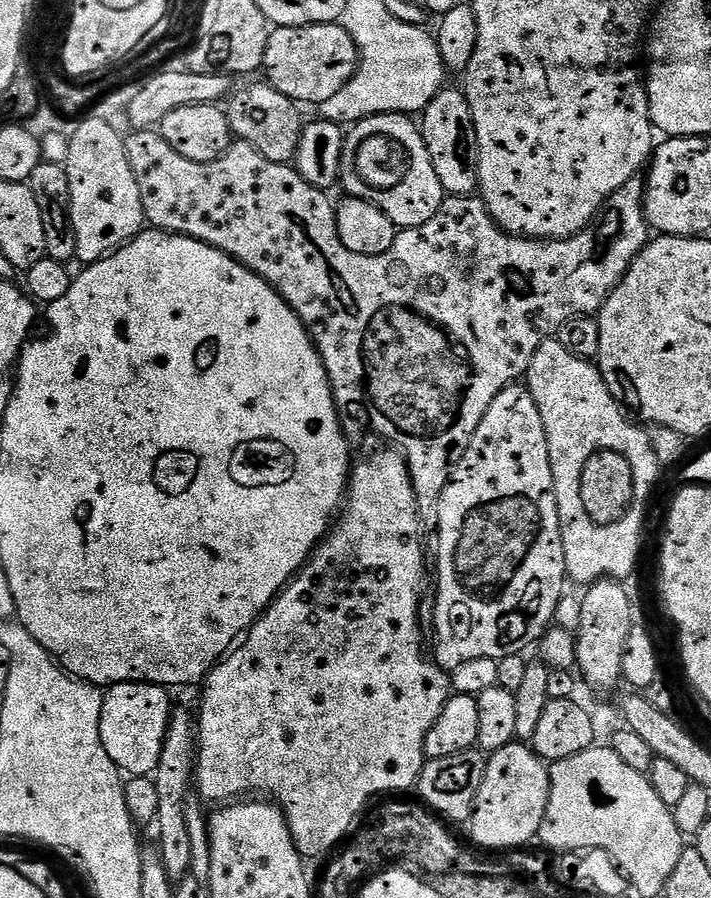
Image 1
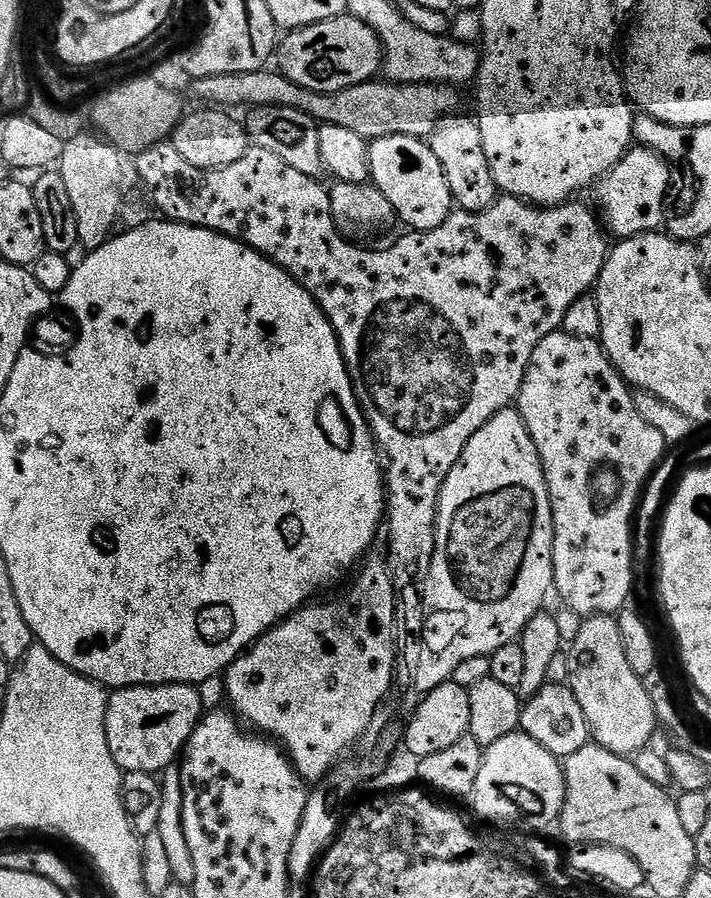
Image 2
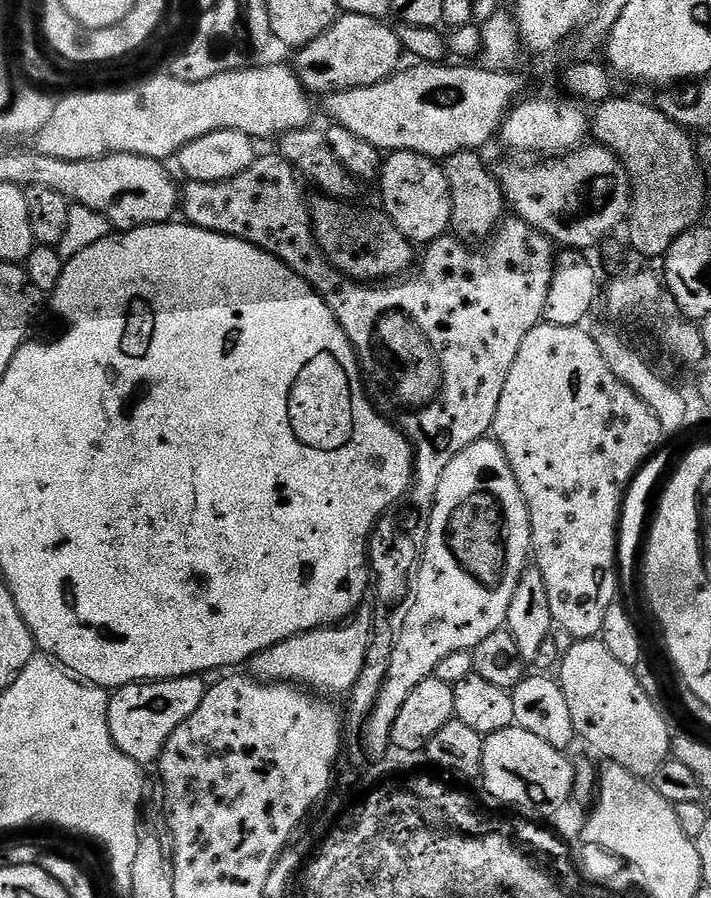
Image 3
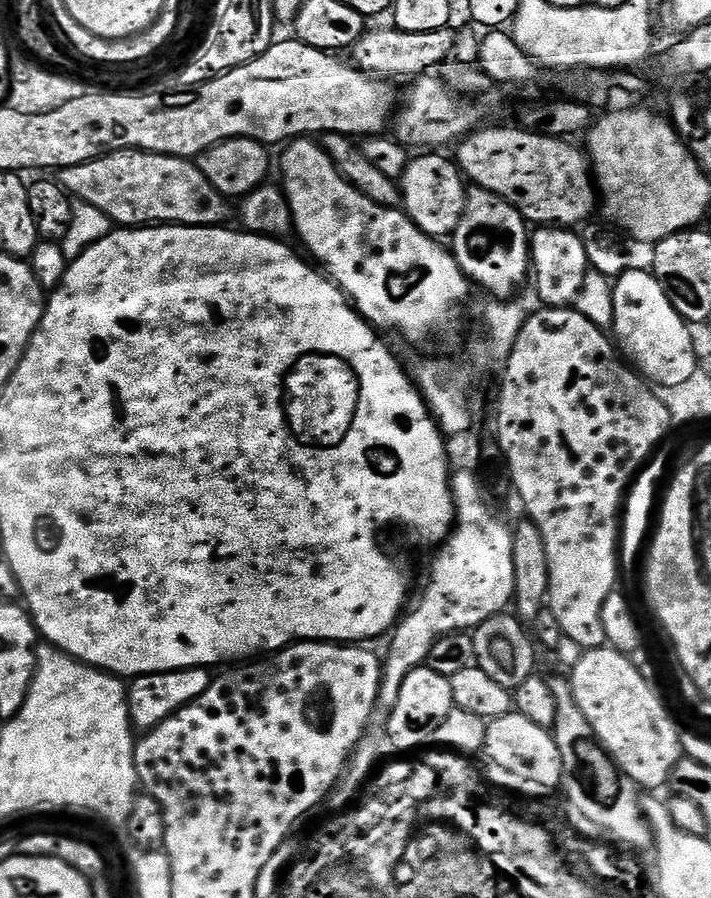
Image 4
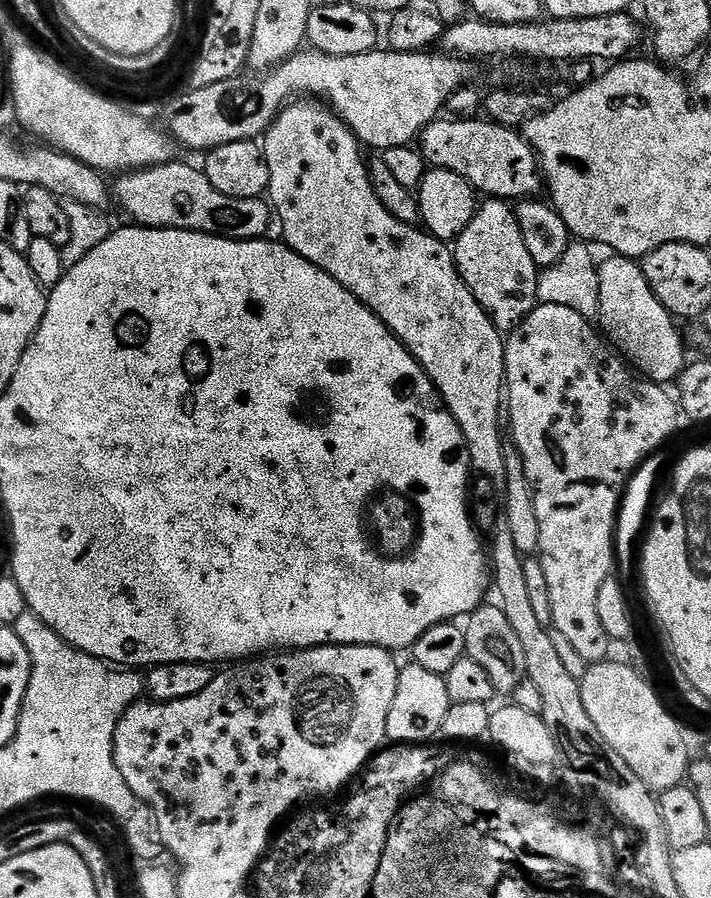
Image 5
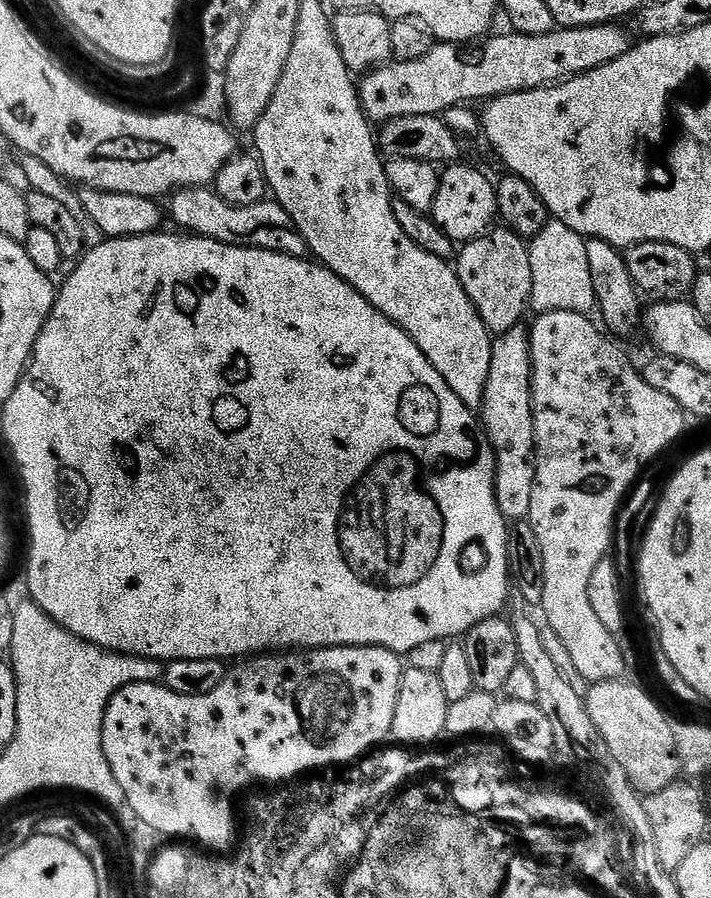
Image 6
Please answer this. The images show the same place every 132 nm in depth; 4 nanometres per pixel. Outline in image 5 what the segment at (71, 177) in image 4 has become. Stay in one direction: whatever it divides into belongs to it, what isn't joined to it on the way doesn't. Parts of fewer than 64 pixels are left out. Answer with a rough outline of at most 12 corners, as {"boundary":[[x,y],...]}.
{"boundary":[[199,167],[125,172],[137,225],[227,240],[269,235],[264,198],[226,198]]}

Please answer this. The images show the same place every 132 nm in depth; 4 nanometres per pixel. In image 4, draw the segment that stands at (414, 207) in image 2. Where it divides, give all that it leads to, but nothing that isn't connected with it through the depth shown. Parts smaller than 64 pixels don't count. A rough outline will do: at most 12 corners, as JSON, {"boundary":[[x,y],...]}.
{"boundary":[[444,154],[409,159],[402,208],[433,238],[464,213],[466,180]]}

